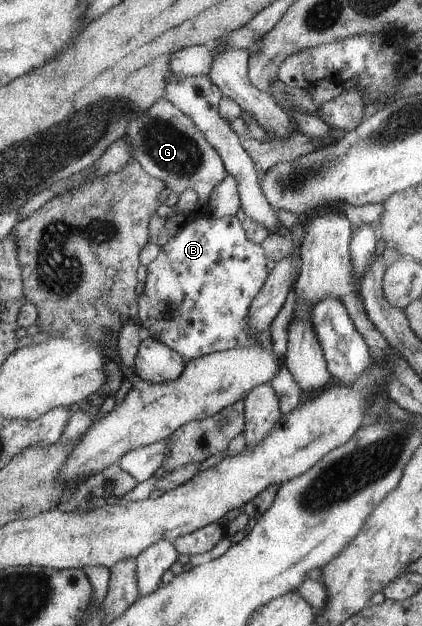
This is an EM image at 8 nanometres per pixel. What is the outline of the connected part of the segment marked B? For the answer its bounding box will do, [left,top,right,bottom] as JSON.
[137,210,269,361]

